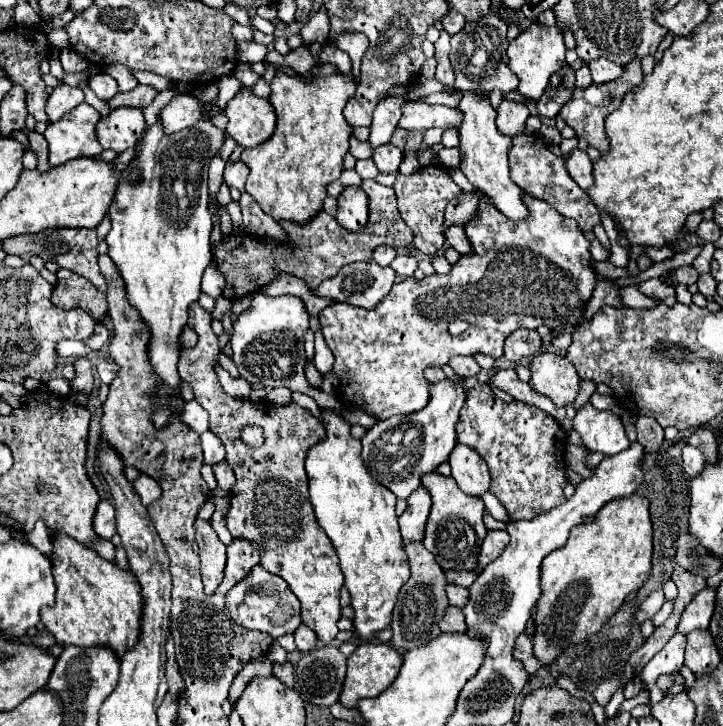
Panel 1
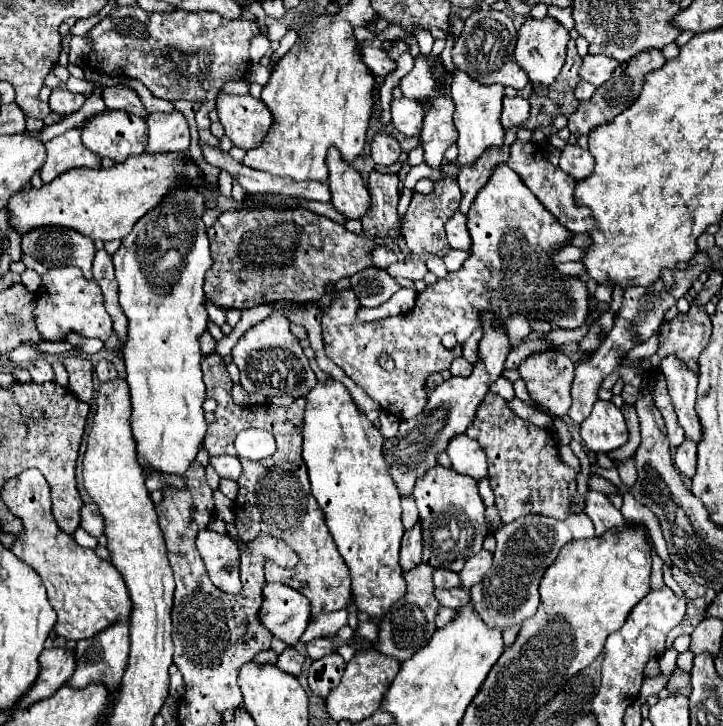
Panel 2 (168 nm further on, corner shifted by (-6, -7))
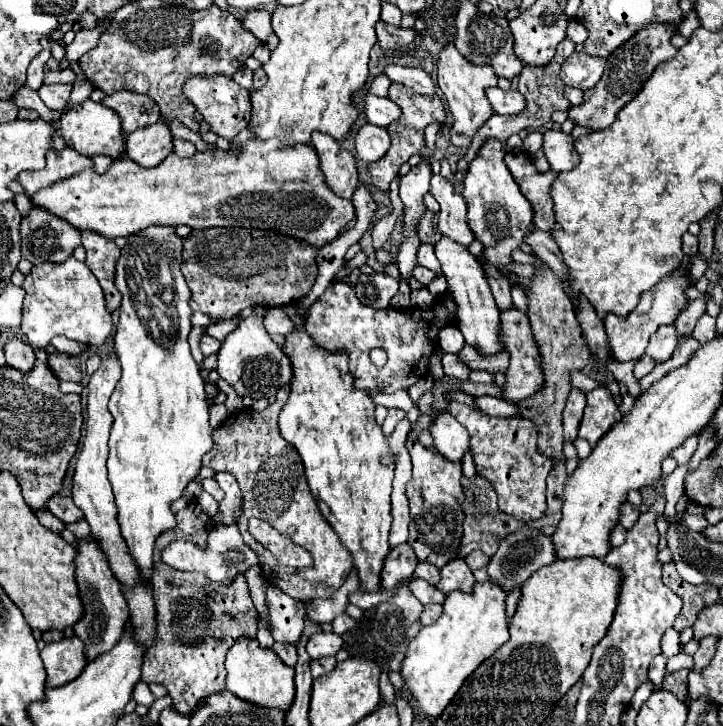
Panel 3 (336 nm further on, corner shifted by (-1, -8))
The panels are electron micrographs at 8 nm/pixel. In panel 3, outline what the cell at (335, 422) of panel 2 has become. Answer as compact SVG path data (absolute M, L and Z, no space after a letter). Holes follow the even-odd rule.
M295 328L285 338L285 354L293 360L293 386L279 414L281 436L297 448L311 494L323 518L349 550L361 590L379 592L393 522L391 482L395 458L381 428L375 424L375 406L369 392L353 388L347 356L317 348L301 328Z

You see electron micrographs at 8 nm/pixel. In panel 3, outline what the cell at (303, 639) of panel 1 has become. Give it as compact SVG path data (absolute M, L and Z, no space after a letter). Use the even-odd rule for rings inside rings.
M319 632L309 638L305 648L311 658L325 658L325 656L335 656L341 650L341 644L343 644L343 640L337 634Z

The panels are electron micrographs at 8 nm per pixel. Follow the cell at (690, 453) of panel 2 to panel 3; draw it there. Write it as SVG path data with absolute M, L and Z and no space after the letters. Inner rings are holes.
M693 434L693 436L689 436L679 448L675 448L675 450L671 452L671 456L677 460L679 466L683 466L683 464L687 464L687 462L691 460L691 456L693 456L695 450L697 450L697 436Z

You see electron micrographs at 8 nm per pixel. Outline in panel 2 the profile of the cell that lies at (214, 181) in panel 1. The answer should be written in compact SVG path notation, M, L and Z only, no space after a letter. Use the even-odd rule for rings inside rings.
M138 5L116 7L104 21L100 21L88 33L88 37L92 39L92 51L88 55L88 65L106 75L124 75L124 77L138 79L158 99L166 99L166 101L178 101L178 99L194 101L196 99L200 103L200 109L196 113L200 141L218 147L218 139L210 133L208 113L216 107L214 105L216 95L224 87L224 83L246 77L246 71L250 67L248 47L250 47L250 39L256 35L260 35L258 23L250 19L226 19L218 13L208 13L208 11L202 11L202 13L186 13L186 11L146 13Z

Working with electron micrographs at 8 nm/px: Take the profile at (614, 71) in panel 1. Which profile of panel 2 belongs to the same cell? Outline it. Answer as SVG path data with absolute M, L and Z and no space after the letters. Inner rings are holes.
M586 55L582 59L580 77L584 81L592 83L594 87L600 87L604 81L608 81L612 77L614 67L618 67L618 61L606 57L606 55Z

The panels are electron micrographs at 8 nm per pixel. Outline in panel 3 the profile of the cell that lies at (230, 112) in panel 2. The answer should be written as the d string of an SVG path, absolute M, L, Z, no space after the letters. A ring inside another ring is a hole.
M213 76L213 78L191 78L185 82L183 86L185 96L195 104L195 108L203 114L205 122L211 126L211 130L217 136L227 138L229 142L243 130L249 126L251 122L251 98L249 98L249 90L241 88L239 84L235 84L231 78L227 76Z

